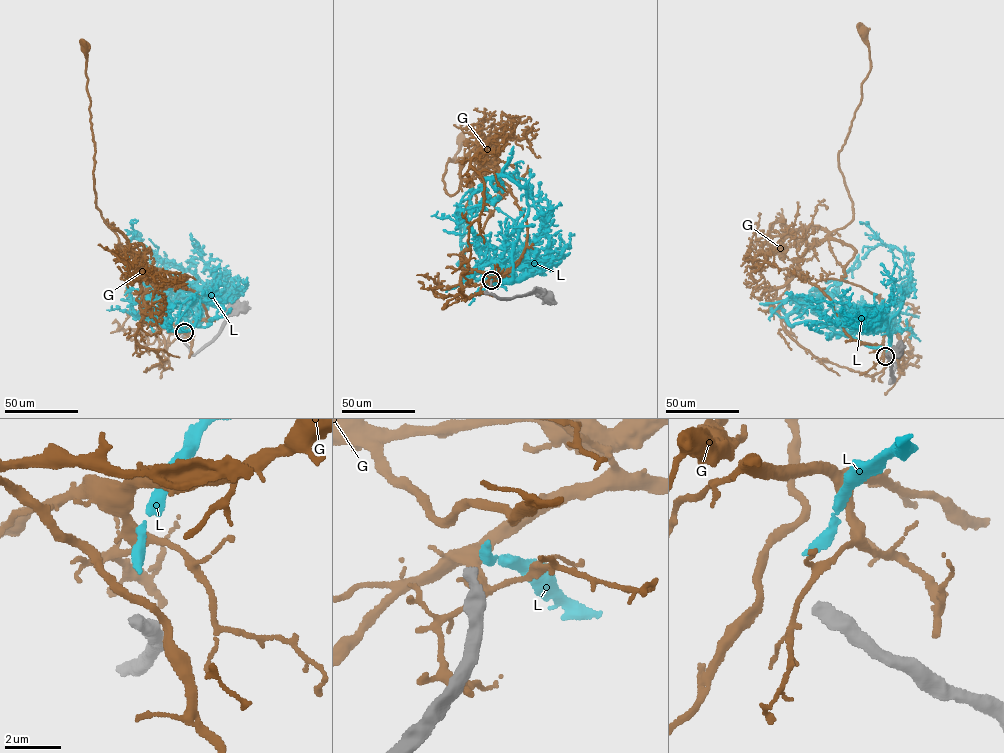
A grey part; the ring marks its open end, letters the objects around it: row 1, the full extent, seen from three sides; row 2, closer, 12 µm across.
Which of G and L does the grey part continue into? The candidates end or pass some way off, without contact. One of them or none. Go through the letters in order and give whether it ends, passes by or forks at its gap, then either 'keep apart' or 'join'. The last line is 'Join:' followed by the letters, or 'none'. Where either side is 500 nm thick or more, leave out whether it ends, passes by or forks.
G: it passes by; keep apart
L: it ends; join
Join: L

